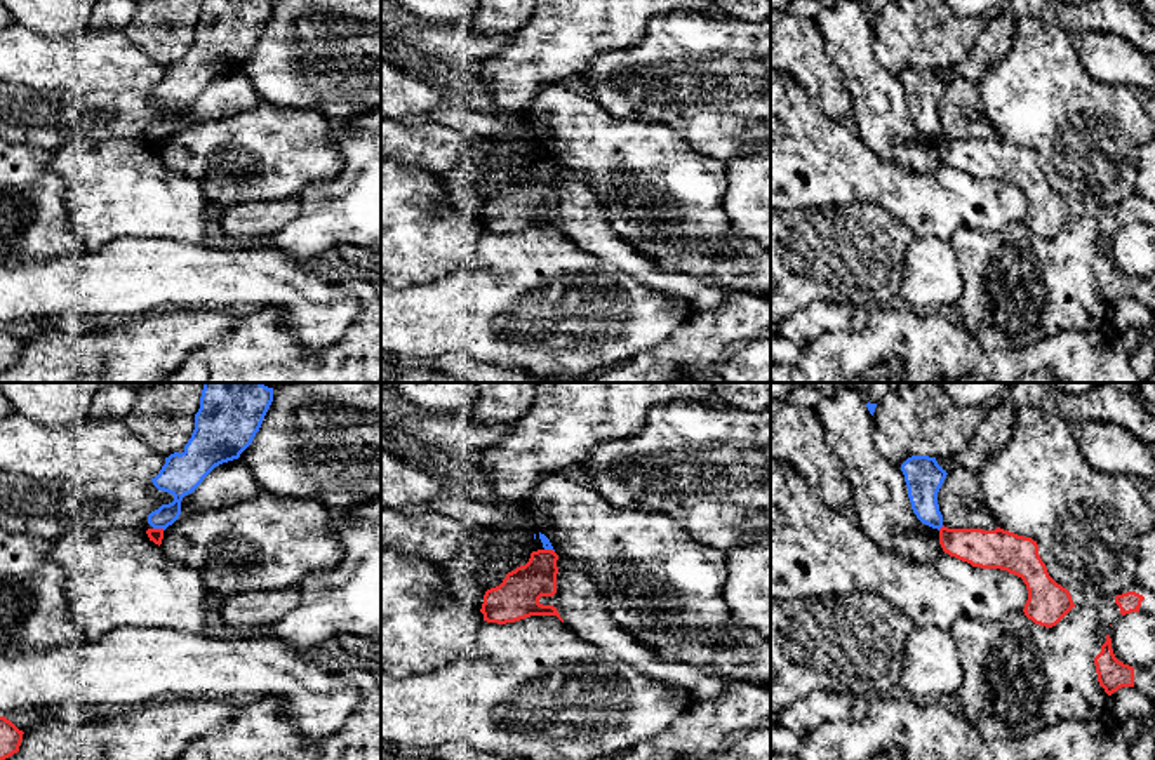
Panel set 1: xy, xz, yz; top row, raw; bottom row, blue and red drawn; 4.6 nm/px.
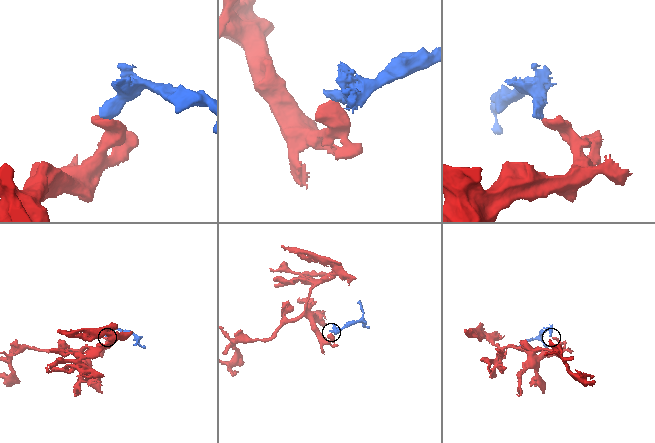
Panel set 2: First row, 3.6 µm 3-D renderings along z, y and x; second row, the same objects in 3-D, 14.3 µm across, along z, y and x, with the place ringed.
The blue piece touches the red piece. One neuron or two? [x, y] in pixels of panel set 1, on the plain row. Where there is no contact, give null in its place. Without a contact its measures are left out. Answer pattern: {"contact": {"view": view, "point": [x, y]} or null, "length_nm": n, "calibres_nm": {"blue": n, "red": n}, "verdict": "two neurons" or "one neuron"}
{"contact": {"view": "xy", "point": [159, 138]}, "length_nm": 60, "calibres_nm": {"blue": 170, "red": 60}, "verdict": "two neurons"}

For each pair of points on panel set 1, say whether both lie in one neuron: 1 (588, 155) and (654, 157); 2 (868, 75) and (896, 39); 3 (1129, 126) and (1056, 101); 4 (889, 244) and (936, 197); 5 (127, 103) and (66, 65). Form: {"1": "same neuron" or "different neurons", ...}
{"1": "same neuron", "2": "different neurons", "3": "same neuron", "4": "different neurons", "5": "different neurons"}

